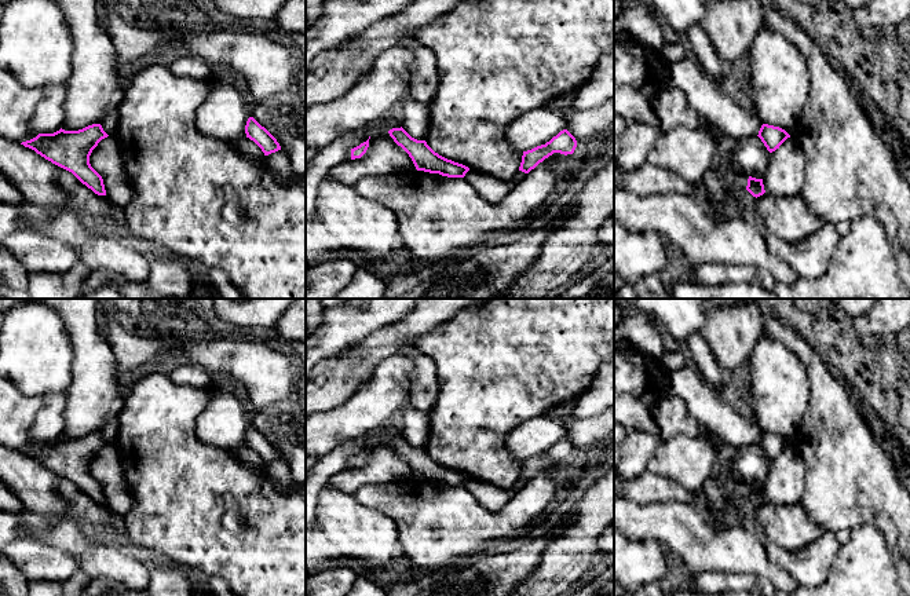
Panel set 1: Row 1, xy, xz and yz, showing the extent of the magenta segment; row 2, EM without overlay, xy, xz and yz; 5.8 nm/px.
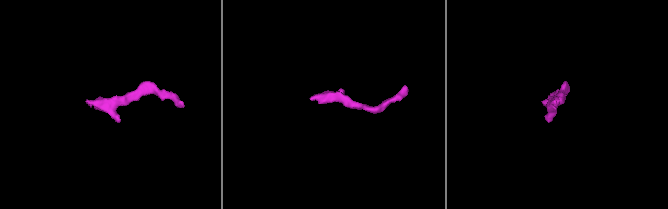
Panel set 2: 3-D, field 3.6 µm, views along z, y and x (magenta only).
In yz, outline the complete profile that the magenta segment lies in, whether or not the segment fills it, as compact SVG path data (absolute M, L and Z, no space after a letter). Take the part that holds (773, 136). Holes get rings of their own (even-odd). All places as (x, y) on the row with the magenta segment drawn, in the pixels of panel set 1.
M768 124L761 125L757 136L761 139L770 153L779 149L779 146L787 138L790 138L790 135L785 129Z

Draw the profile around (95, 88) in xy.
M54 0L61 7L73 36L72 74L66 83L63 103L65 120L62 129L78 131L92 124L100 124L112 111L117 111L128 83L117 69L117 51L98 22L98 0Z

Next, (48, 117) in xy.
M50 84L43 88L43 98L32 118L32 129L36 134L54 134L62 128L66 95L66 84Z

